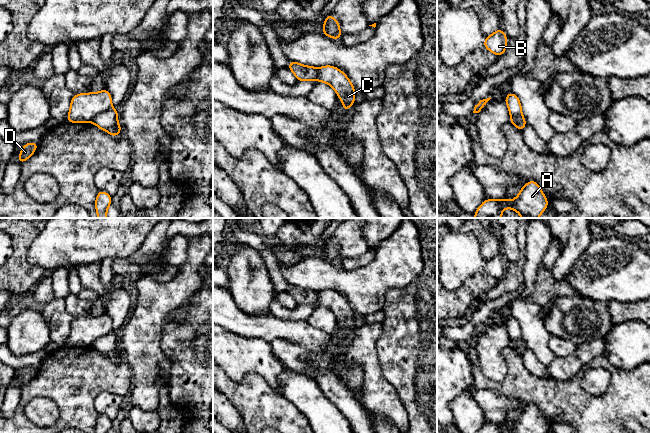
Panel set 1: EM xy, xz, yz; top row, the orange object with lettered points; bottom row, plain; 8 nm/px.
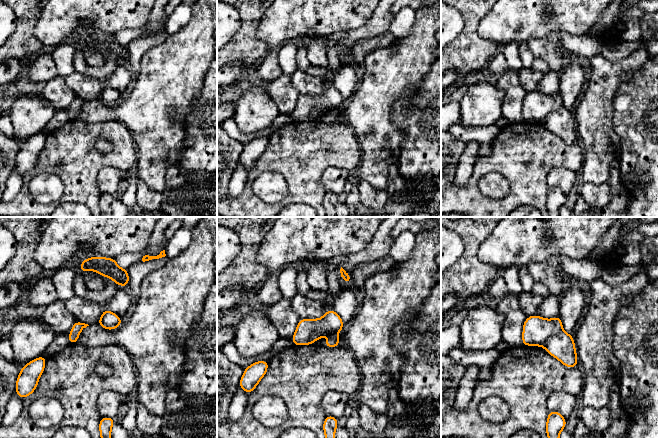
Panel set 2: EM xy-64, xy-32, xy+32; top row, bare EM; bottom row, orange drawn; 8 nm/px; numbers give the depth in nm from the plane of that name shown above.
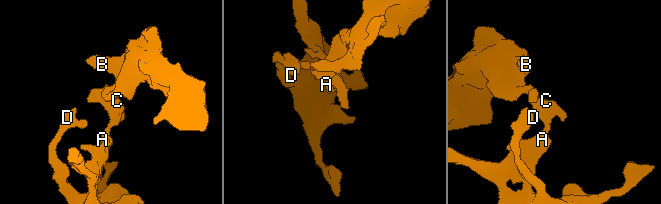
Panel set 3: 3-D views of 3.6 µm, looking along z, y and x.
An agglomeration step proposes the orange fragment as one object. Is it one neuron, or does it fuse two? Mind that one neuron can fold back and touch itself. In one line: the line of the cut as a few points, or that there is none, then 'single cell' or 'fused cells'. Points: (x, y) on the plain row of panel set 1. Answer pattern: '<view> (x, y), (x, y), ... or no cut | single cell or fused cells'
xy (111, 331), (100, 336), (91, 345) | fused cells

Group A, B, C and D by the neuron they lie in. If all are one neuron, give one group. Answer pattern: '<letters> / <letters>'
A C D / B

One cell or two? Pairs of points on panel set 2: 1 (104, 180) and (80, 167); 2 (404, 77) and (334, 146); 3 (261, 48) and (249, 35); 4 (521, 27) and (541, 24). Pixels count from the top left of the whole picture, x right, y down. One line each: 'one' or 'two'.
1: two
2: two
3: one
4: one

